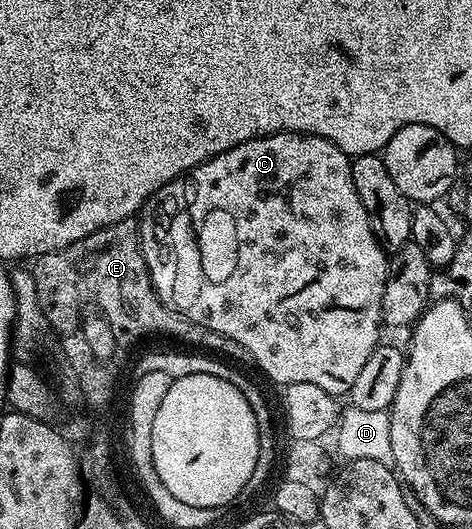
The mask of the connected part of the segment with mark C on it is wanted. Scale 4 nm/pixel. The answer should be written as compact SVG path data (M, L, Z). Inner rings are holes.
M268 133L266 137L244 141L215 155L210 161L203 162L185 176L177 177L155 191L139 214L139 224L141 251L154 291L160 295L169 293L172 308L185 320L194 326L201 325L202 330L229 336L247 347L252 364L258 365L277 385L288 387L311 383L334 395L348 394L351 383L355 383L359 376L359 370L366 365L371 351L375 351L382 340L381 296L389 274L386 250L377 242L367 211L359 199L359 191L355 191L350 154L339 151L335 143L314 137L311 133Z

